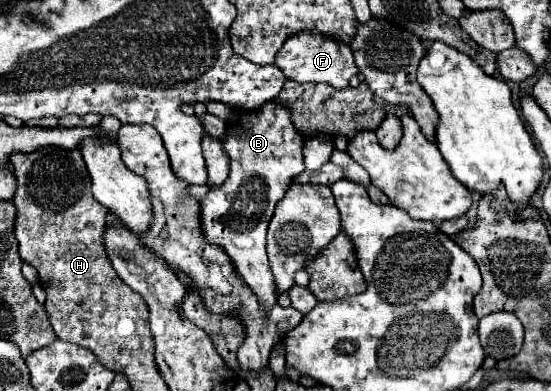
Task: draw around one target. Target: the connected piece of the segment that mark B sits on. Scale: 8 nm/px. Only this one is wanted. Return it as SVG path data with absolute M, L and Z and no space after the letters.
M273 100L263 104L259 110L233 108L231 118L227 120L227 138L223 140L231 158L229 178L221 188L209 190L201 202L199 214L203 236L207 236L207 242L221 246L229 258L233 258L237 272L257 296L265 314L271 312L271 306L275 306L279 298L265 252L267 224L273 216L275 204L289 188L291 178L305 170L303 142L303 136L289 120L289 112Z

